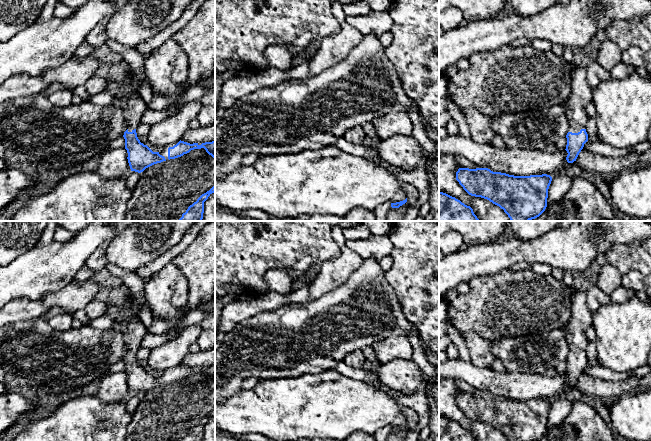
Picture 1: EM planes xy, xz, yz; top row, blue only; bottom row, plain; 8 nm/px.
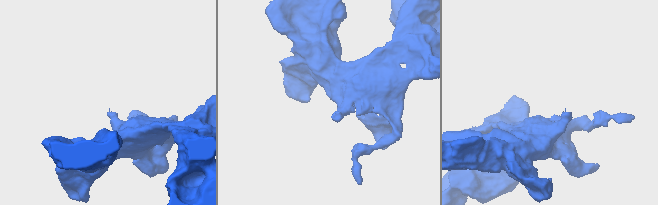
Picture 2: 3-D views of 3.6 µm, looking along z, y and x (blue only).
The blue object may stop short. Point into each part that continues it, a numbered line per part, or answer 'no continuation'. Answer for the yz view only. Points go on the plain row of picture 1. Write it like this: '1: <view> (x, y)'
1: yz (581, 316)

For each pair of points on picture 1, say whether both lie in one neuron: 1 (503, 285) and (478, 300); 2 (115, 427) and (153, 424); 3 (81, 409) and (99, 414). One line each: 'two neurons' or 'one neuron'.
1: one neuron
2: two neurons
3: one neuron

